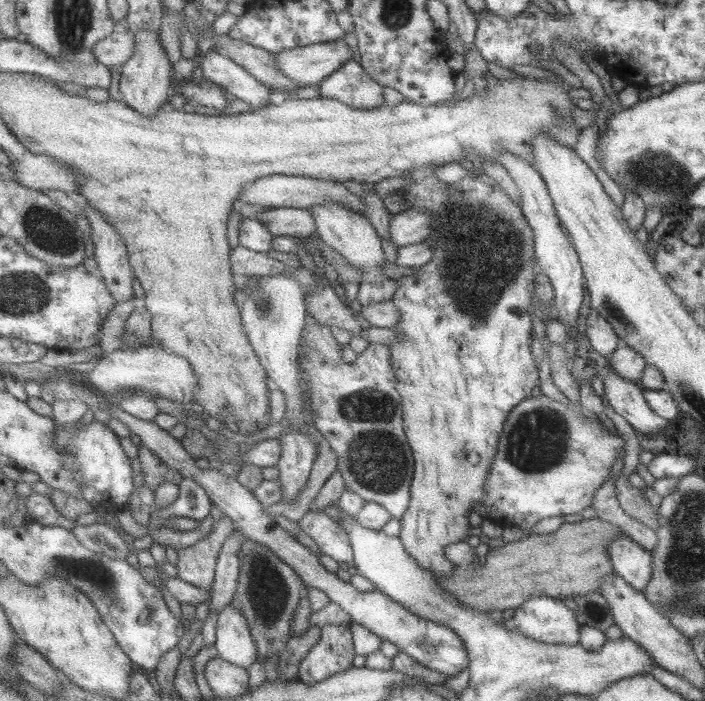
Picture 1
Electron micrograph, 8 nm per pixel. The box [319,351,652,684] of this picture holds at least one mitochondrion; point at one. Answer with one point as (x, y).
(376, 461)

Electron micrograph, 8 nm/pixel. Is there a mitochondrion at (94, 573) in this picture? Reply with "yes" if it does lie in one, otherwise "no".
yes

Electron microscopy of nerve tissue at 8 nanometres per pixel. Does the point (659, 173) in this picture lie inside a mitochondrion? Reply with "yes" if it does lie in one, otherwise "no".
yes

